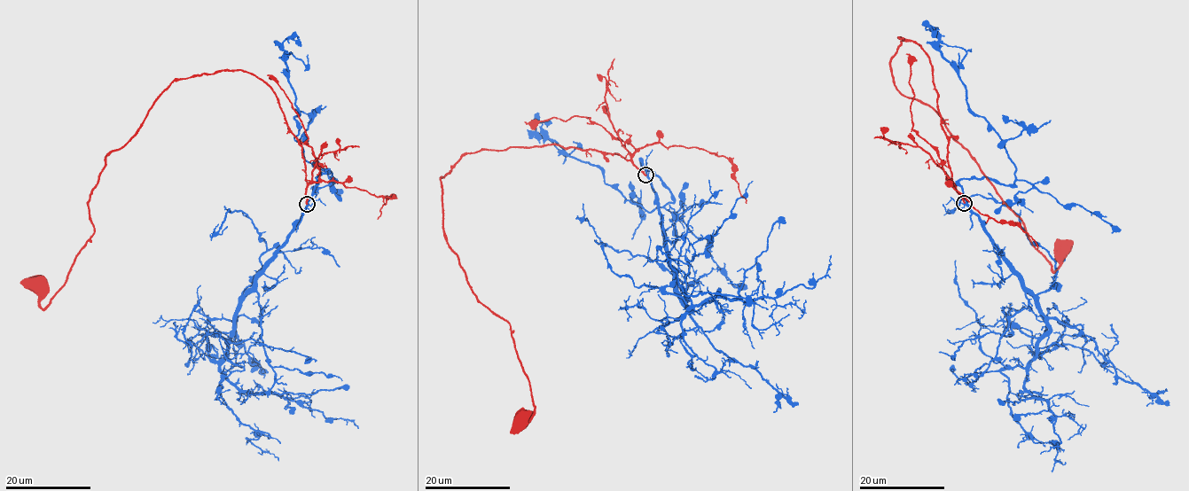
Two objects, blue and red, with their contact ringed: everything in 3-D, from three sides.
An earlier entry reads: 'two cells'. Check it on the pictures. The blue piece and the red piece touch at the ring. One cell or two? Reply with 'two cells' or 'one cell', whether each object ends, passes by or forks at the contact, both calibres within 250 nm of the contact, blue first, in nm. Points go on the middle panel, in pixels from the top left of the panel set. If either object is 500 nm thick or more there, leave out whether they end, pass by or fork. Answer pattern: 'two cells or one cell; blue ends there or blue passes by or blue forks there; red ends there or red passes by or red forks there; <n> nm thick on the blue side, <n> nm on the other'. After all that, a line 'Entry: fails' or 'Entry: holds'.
one cell; blue forks there; red ends there; 280 nm thick on the blue side, 240 nm on the other
Entry: fails

